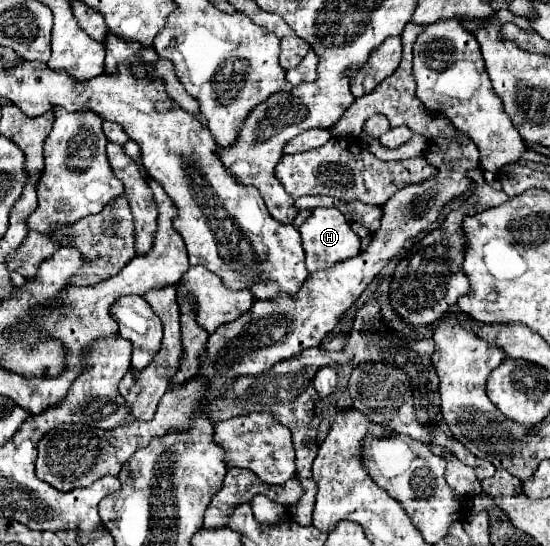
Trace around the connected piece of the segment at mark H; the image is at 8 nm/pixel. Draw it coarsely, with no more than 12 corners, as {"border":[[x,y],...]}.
{"border":[[313,209],[299,227],[309,271],[361,251],[343,213]]}

